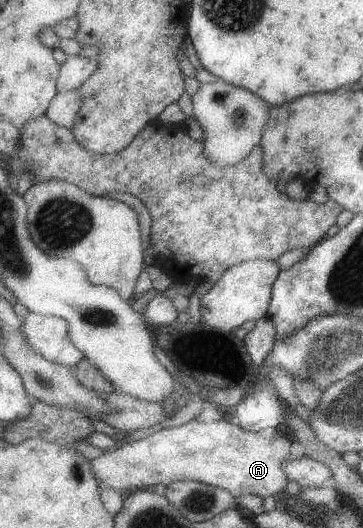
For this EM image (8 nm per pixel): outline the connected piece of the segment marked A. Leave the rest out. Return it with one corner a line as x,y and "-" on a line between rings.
228,413
219,421
213,421
211,423
201,422
200,420
194,419
176,427
162,428
138,441
132,440
126,444
123,444
121,448
115,450
114,452
110,452
109,454
92,459
91,465
93,466
95,475
100,482
100,486
116,489
117,491
122,492
122,494
125,490
136,491
138,489
146,489
148,486
158,486
158,484
168,486
176,481
200,481
204,484
229,490
235,497
242,496
242,494
256,494
261,498
266,498
266,496
273,497
276,496
276,494
280,494
280,492
282,492
282,490
284,491
286,488
286,484
288,484
289,478
287,472
283,468
283,464
287,460
296,457
293,454
293,443
294,442
290,440
290,438
286,438
286,436
282,436
282,434
277,434
275,432
254,432
246,430
244,427
238,426
236,423
234,423

